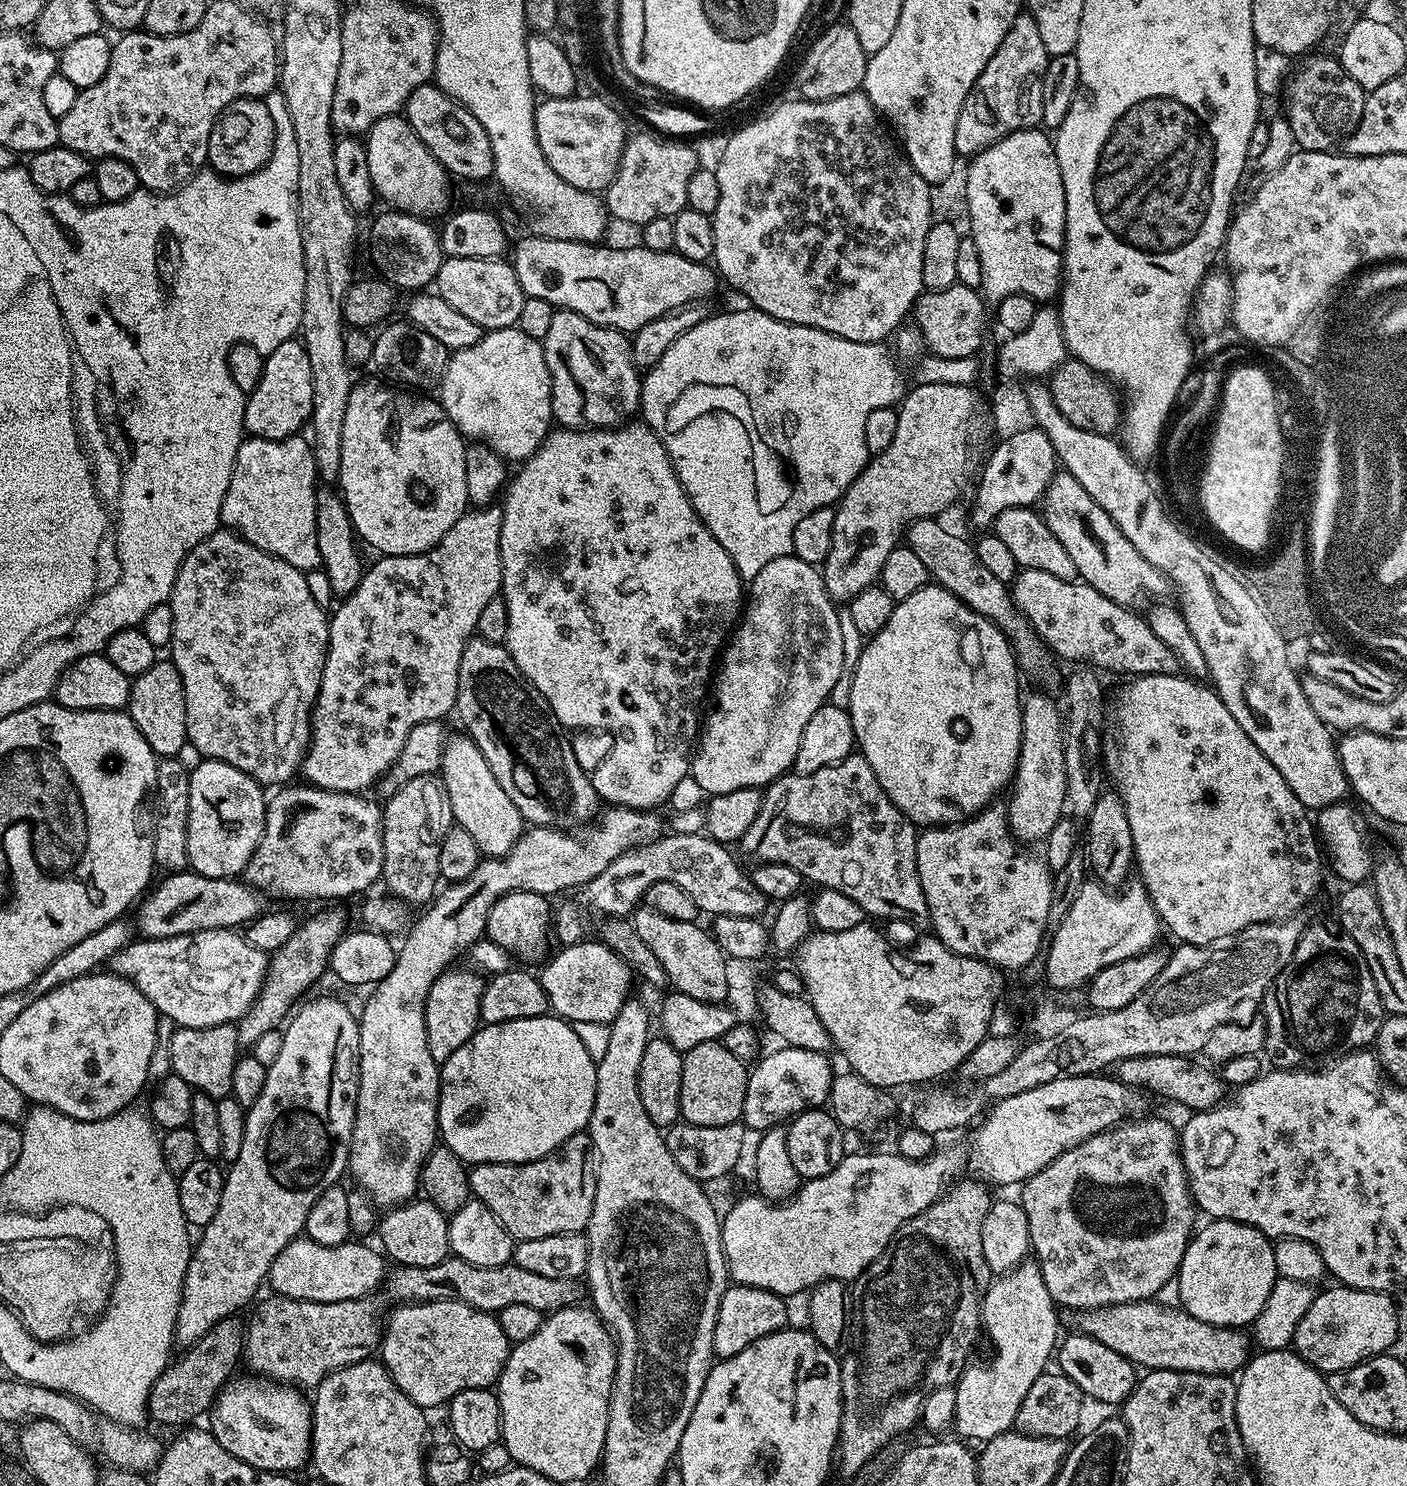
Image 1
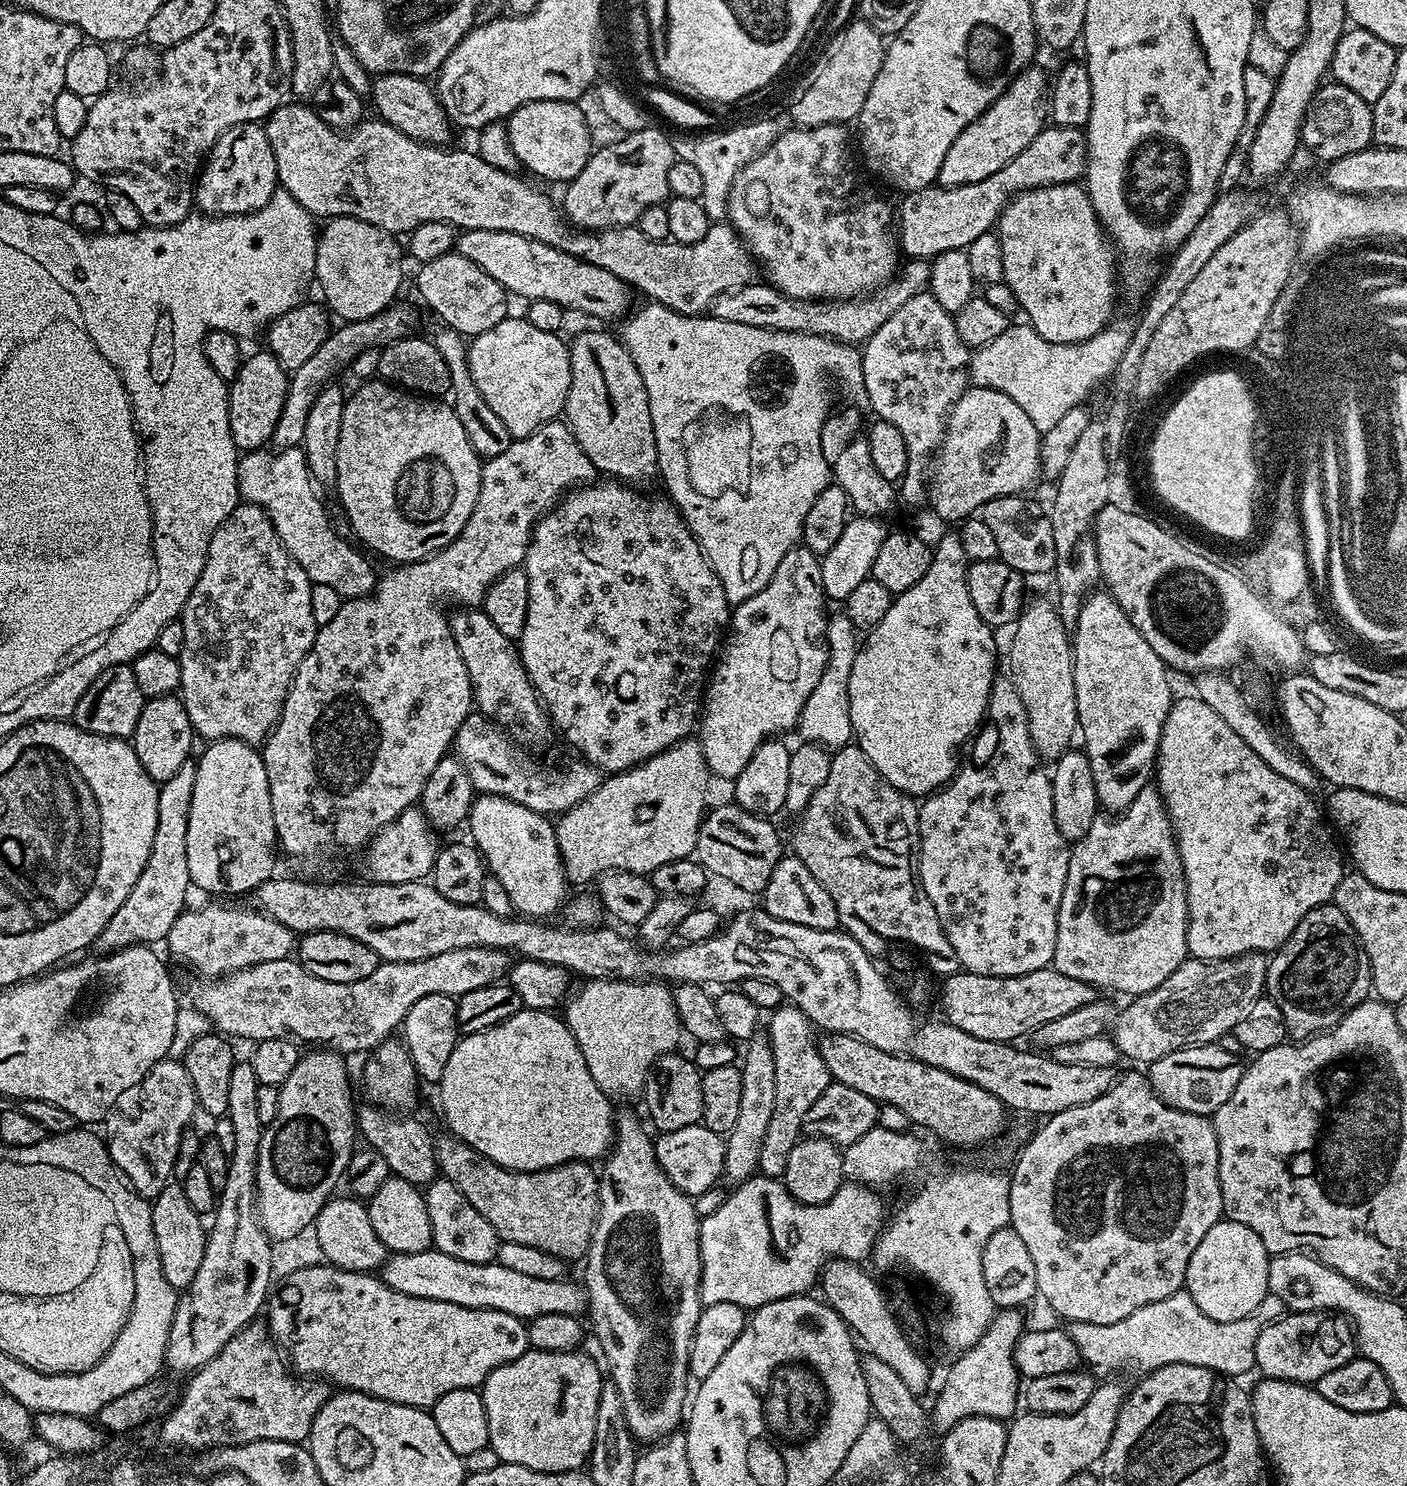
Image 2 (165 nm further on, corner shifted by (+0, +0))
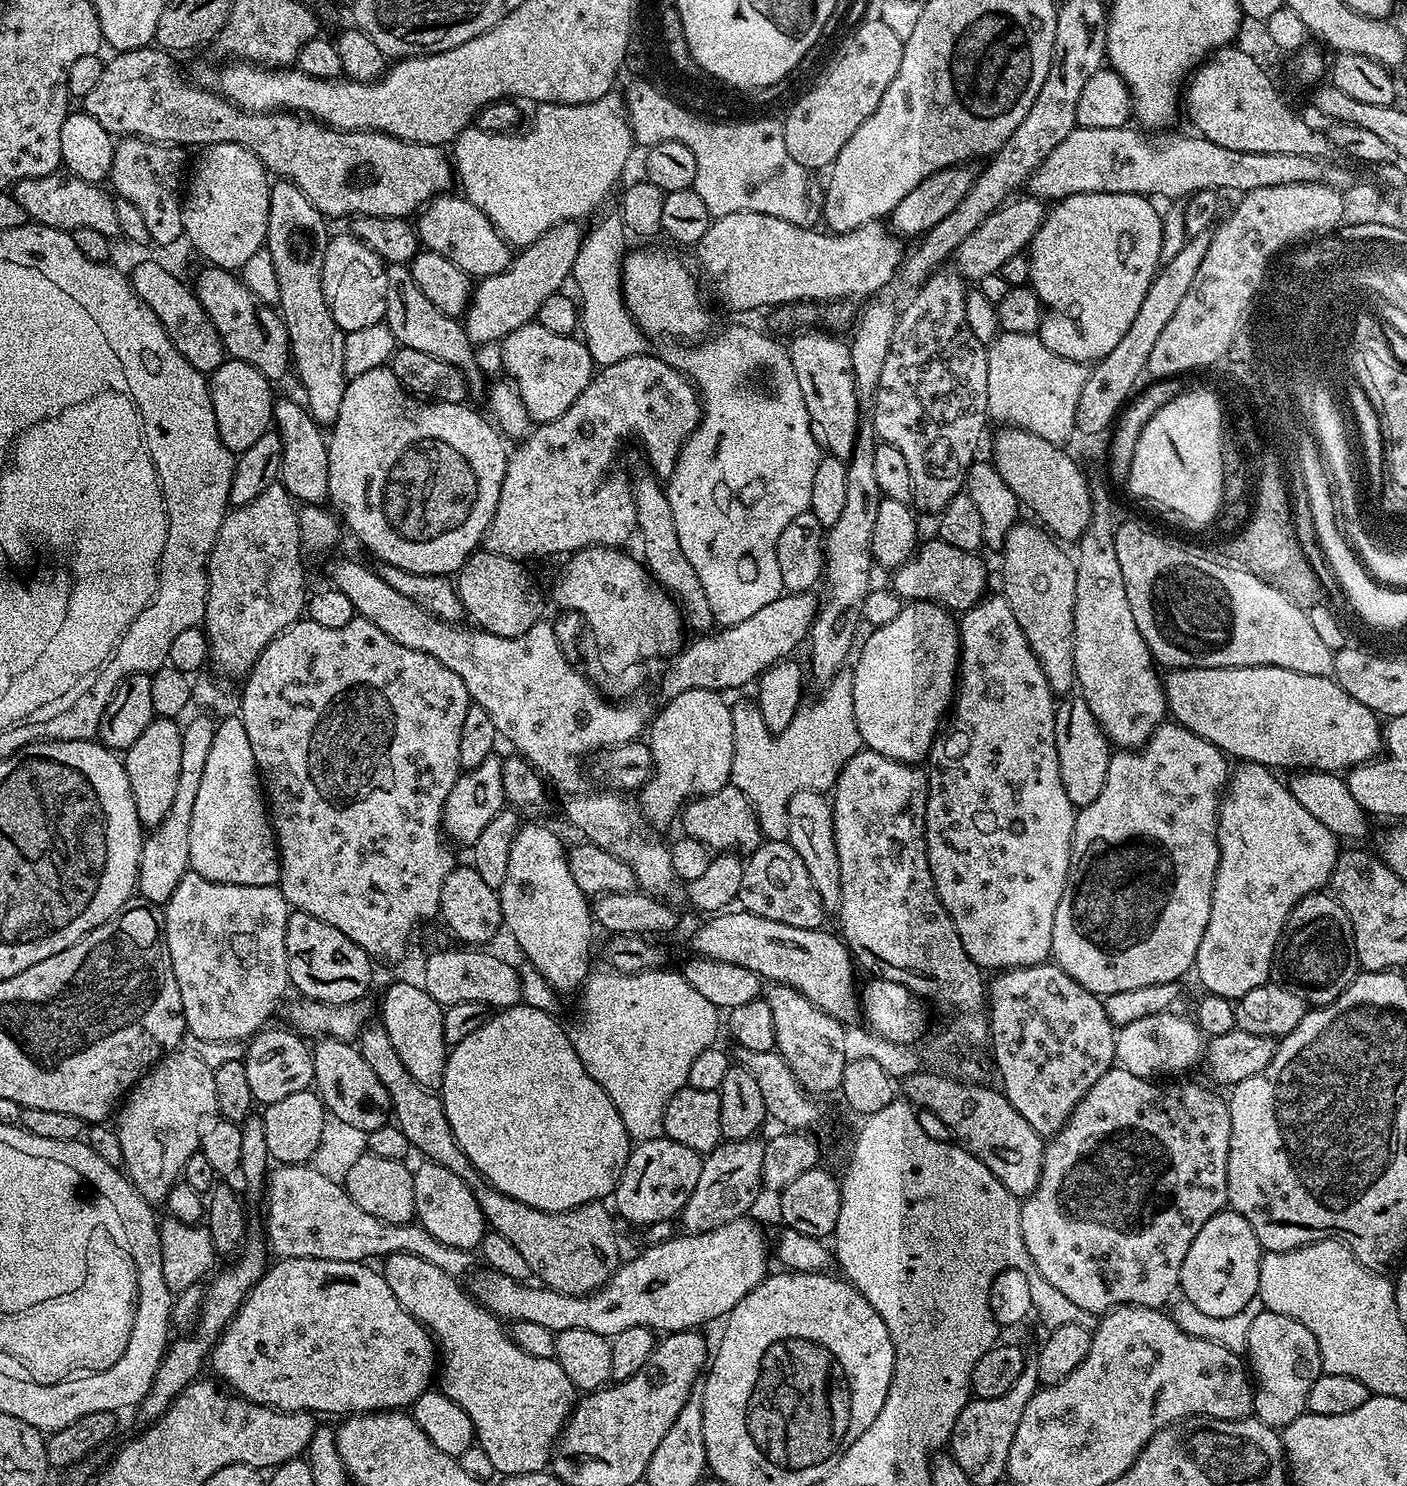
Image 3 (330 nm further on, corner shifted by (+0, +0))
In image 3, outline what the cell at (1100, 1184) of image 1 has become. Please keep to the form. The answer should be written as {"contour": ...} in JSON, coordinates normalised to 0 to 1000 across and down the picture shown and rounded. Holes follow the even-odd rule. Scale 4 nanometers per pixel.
{"contour":[[[792,717],[792,718],[790,718],[790,719],[790,719],[790,719],[789,719],[789,720],[788,720],[788,721],[787,721],[787,722],[786,722],[786,723],[783,723],[783,725],[780,725],[780,728],[778,728],[778,731],[775,731],[775,734],[774,734],[774,734],[773,734],[773,736],[772,736],[772,737],[771,737],[771,738],[770,738],[770,738],[770,738],[770,739],[769,739],[769,742],[766,742],[766,744],[765,744],[765,745],[765,745],[765,746],[764,746],[764,746],[763,746],[763,748],[762,748],[762,748],[761,748],[761,750],[760,750],[760,750],[759,750],[759,754],[758,754],[758,756],[756,756],[756,757],[756,757],[756,758],[755,758],[755,760],[754,760],[754,761],[753,761],[753,762],[752,762],[752,762],[751,762],[751,764],[750,764],[750,764],[748,764],[748,765],[747,765],[747,766],[746,766],[746,767],[745,767],[745,768],[744,768],[744,769],[743,769],[743,771],[742,771],[742,781],[741,781],[741,782],[741,782],[741,790],[740,790],[740,791],[739,791],[739,792],[738,792],[738,793],[738,793],[738,798],[737,798],[737,799],[736,799],[736,800],[736,800],[736,801],[735,801],[735,801],[734,801],[734,802],[733,802],[733,803],[732,803],[732,804],[731,804],[731,805],[729,805],[729,806],[727,806],[727,808],[726,808],[726,810],[726,810],[726,811],[725,811],[725,819],[726,819],[726,820],[726,820],[726,834],[727,834],[727,835],[728,835],[728,836],[729,836],[729,841],[730,841],[730,842],[731,842],[731,843],[731,843],[731,844],[732,844],[732,847],[733,847],[733,848],[733,848],[733,849],[734,849],[734,849],[735,849],[735,852],[736,852],[736,853],[736,853],[736,856],[737,856],[737,857],[738,857],[738,857],[741,857],[741,859],[742,859],[742,860],[743,860],[743,862],[745,862],[745,863],[746,863],[746,865],[748,865],[748,865],[749,865],[749,867],[750,867],[750,867],[751,867],[751,868],[752,868],[752,869],[753,869],[753,870],[754,870],[754,871],[756,871],[756,871],[757,871],[757,872],[758,872],[758,873],[759,873],[759,874],[760,874],[760,875],[761,875],[761,876],[762,876],[762,877],[763,877],[763,878],[763,878],[763,879],[764,879],[764,880],[765,880],[765,880],[765,880],[765,882],[767,882],[767,882],[768,882],[768,883],[768,883],[768,884],[770,884],[770,883],[779,883],[779,884],[778,884],[778,884],[784,884],[784,884],[785,884],[785,883],[790,883],[790,882],[790,882],[790,881],[791,881],[791,880],[797,880],[797,880],[797,880],[797,879],[798,879],[798,878],[808,878],[808,878],[809,878],[809,879],[814,879],[814,880],[815,880],[815,880],[823,880],[823,881],[827,881],[827,880],[827,880],[827,880],[828,880],[828,878],[827,878],[827,877],[829,877],[829,876],[829,876],[829,875],[830,875],[830,874],[832,874],[832,873],[832,873],[832,872],[833,872],[833,871],[834,871],[834,871],[835,871],[835,871],[837,871],[837,869],[837,869],[837,867],[838,867],[838,865],[839,865],[839,855],[839,855],[839,855],[840,855],[840,849],[843,849],[843,844],[844,844],[844,843],[844,843],[844,842],[846,842],[846,836],[849,836],[849,833],[851,833],[851,828],[854,828],[854,825],[857,825],[857,822],[860,822],[860,820],[863,820],[863,817],[866,817],[866,816],[866,816],[866,816],[869,816],[869,815],[871,815],[871,813],[871,813],[871,811],[872,811],[872,810],[873,810],[873,799],[872,799],[872,798],[871,798],[871,782],[872,782],[872,781],[873,781],[873,775],[873,775],[873,774],[874,774],[874,747],[873,747],[873,746],[873,746],[873,741],[872,741],[872,740],[871,740],[871,738],[870,738],[870,738],[869,738],[869,737],[869,737],[869,738],[868,738],[868,738],[867,738],[867,738],[864,738],[864,736],[863,736],[863,736],[861,736],[861,735],[858,735],[858,734],[857,734],[857,733],[856,733],[856,732],[855,732],[855,731],[854,731],[854,730],[853,730],[853,729],[833,729],[833,729],[836,729],[836,728],[822,728],[822,727],[822,727],[822,727],[821,727],[821,726],[819,726],[819,725],[814,725],[814,725],[812,725],[812,724],[810,724],[810,723],[809,723],[809,723],[803,723],[803,720],[800,720],[800,719],[800,719],[800,719],[797,719],[797,718],[795,718],[795,717]]]}

